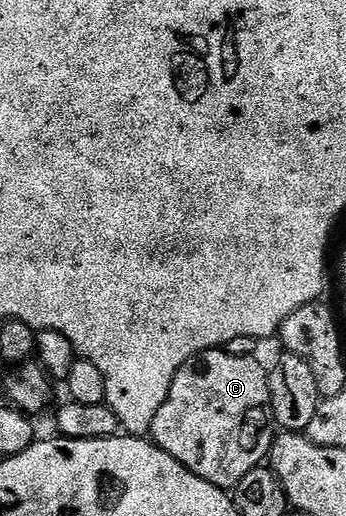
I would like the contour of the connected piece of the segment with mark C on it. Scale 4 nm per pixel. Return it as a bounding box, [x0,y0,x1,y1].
[150,349,275,489]

